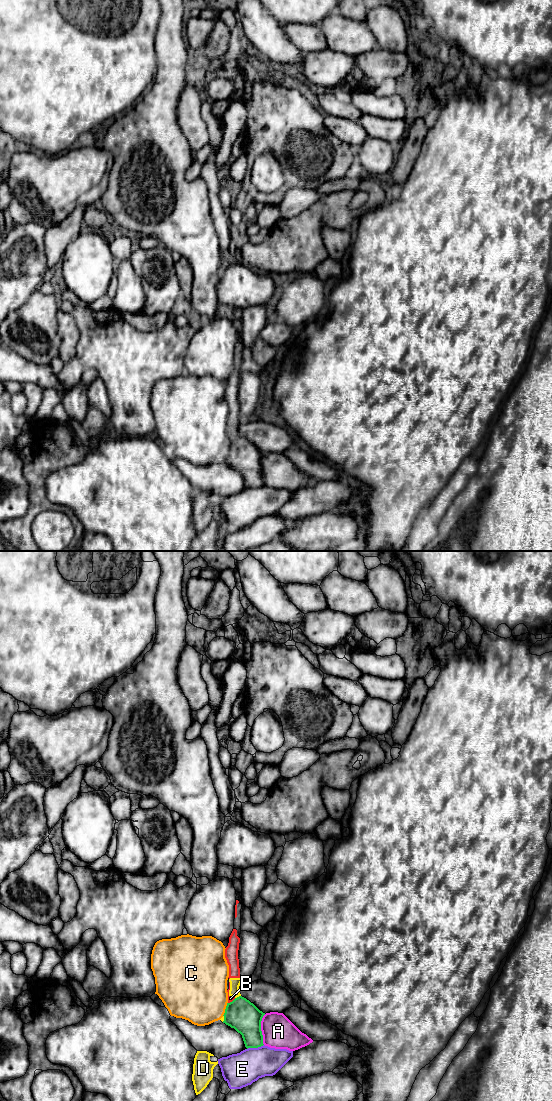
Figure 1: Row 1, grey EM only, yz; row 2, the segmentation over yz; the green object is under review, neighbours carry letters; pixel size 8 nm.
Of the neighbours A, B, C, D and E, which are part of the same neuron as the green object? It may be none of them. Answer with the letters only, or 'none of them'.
none of them

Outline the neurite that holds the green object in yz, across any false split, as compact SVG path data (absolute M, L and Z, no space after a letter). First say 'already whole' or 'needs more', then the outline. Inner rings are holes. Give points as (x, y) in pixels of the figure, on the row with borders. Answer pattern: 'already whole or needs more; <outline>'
already whole; M239 996L227 1003L224 1021L242 1035L245 1047L258 1048L263 1046L261 1021L265 1013L260 1011L246 998Z

